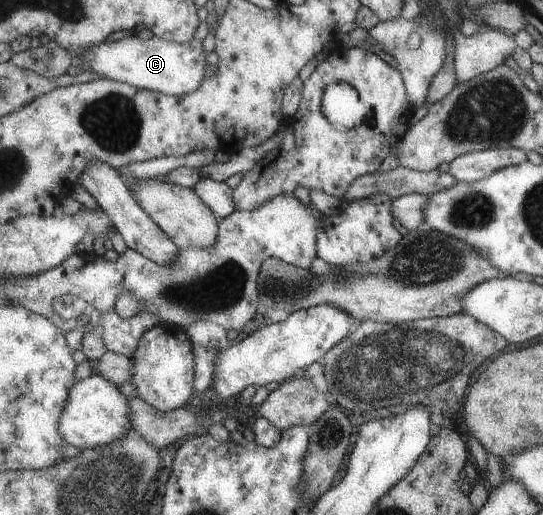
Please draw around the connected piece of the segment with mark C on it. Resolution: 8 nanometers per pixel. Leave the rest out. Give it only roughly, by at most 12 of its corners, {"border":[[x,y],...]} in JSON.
{"border":[[154,35],[75,56],[98,77],[185,96],[209,77],[202,42]]}

